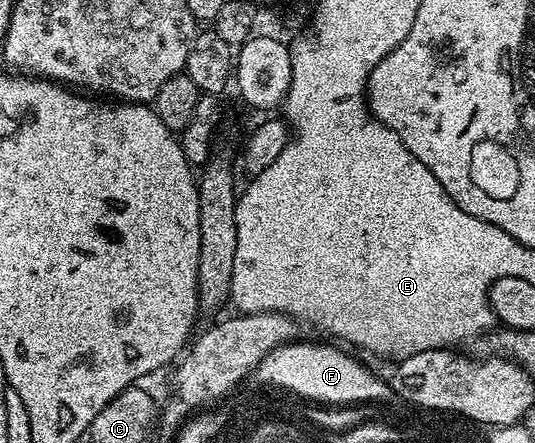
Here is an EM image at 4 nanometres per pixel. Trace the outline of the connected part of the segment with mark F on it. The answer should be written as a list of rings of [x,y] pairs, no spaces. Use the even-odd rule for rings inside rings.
[[[307,340],[307,348],[296,348],[293,343],[293,350],[284,350],[278,347],[268,354],[259,364],[261,366],[261,376],[265,380],[277,382],[277,384],[285,384],[291,386],[303,394],[311,394],[311,396],[319,396],[319,398],[329,398],[329,400],[349,400],[349,398],[386,398],[392,385],[385,379],[381,380],[377,375],[373,374],[365,365],[355,360],[353,357],[345,354],[343,351],[325,344],[318,344]]]

